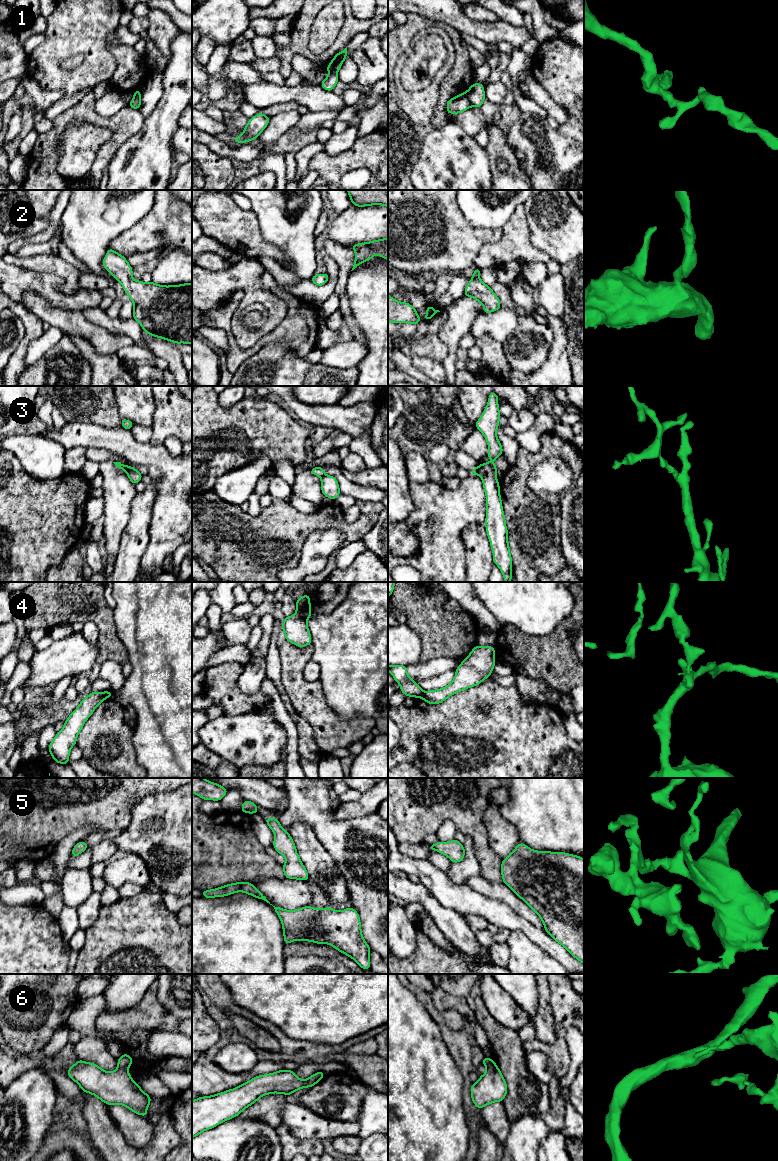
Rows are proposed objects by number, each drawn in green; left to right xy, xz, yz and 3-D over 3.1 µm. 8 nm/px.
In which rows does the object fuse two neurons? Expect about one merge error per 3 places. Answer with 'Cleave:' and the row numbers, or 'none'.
Cleave: 1, 3, 4, 6

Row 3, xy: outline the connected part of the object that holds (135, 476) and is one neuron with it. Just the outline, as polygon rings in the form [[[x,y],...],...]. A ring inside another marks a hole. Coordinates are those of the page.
[[[129,465],[126,466],[126,474],[134,485],[141,481],[143,476],[137,469]]]

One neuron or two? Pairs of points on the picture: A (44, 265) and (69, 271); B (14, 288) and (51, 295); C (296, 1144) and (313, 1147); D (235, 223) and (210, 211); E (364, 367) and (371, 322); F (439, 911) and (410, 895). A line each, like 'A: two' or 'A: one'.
A: one
B: one
C: one
D: one
E: one
F: one

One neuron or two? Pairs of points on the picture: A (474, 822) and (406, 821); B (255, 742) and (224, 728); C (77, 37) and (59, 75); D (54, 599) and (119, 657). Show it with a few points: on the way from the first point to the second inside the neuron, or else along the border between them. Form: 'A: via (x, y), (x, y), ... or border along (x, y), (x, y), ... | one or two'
A: via (457, 813), (423, 813) | one
B: via (247, 739), (236, 739), (232, 736) | one
C: via (68, 46), (56, 58), (56, 66) | one
D: via (74, 602), (107, 629), (108, 637) | one

